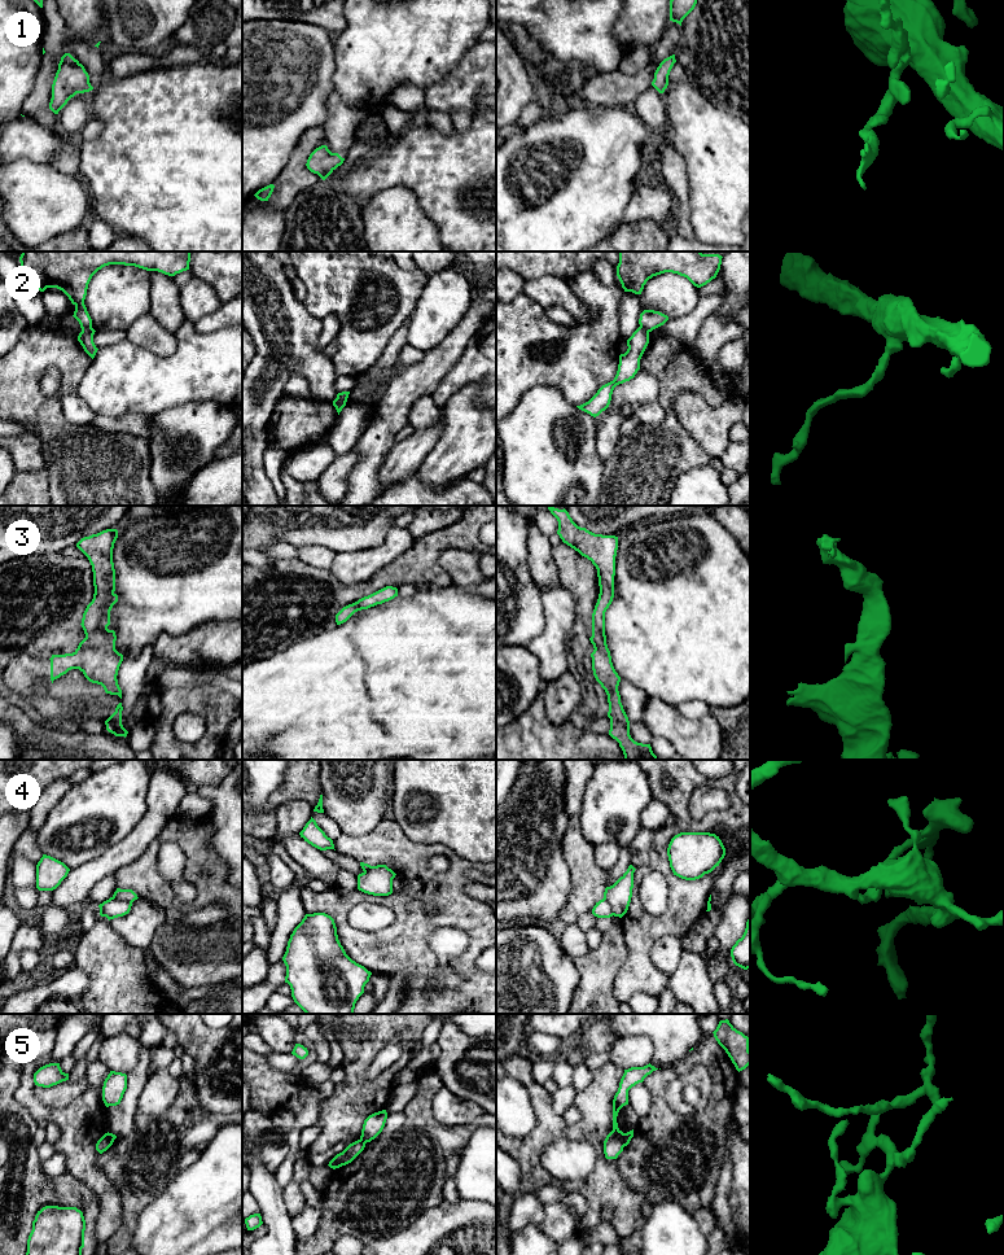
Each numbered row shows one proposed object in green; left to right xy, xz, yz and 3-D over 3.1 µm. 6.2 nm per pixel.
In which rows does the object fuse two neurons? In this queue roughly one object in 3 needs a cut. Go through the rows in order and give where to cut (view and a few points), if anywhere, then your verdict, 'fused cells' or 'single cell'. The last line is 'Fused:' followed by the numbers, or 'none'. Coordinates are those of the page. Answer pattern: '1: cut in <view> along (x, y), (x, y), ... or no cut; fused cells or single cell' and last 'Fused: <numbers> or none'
1: no cut; single cell
2: cut in xy along (91, 326), (82, 331); fused cells
3: no cut; single cell
4: cut in xy along (113, 896), (131, 904); fused cells
5: cut in yz along (622, 1133), (623, 1146); fused cells
Fused: 2, 4, 5

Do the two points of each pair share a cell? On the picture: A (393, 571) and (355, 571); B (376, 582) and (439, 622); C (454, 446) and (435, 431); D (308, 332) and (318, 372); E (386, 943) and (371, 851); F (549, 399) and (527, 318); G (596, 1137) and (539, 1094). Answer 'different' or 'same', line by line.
A: different
B: different
C: different
D: same
E: same
F: different
G: same

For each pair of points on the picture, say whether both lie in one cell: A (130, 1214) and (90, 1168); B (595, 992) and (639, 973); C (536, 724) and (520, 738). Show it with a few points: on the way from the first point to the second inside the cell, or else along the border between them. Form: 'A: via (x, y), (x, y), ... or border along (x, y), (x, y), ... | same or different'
A: border along (108, 1177), (121, 1199), (122, 1225), (114, 1233) | different
B: border along (627, 957), (614, 982), (616, 1000) | different
C: via (533, 727), (524, 737) | same

